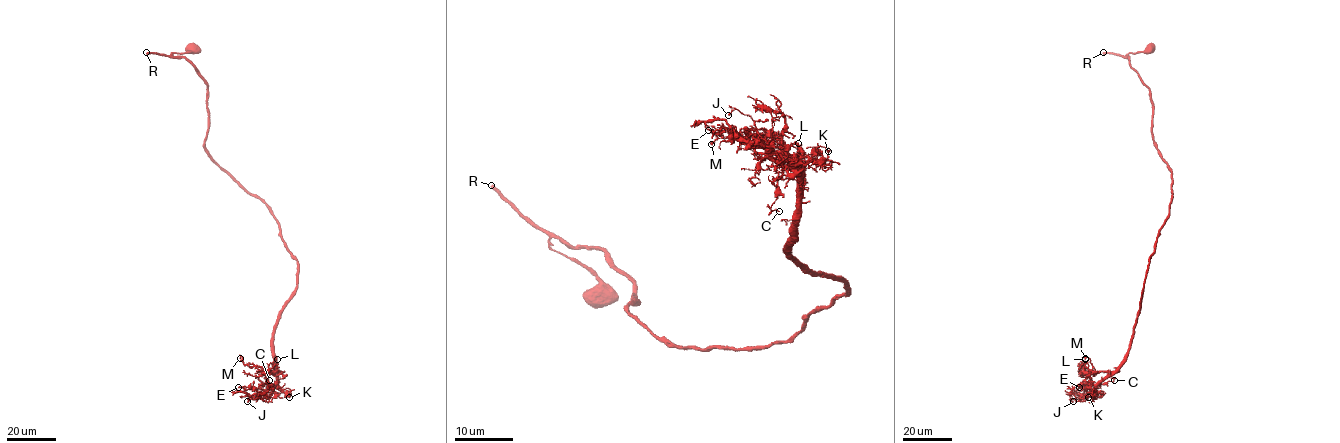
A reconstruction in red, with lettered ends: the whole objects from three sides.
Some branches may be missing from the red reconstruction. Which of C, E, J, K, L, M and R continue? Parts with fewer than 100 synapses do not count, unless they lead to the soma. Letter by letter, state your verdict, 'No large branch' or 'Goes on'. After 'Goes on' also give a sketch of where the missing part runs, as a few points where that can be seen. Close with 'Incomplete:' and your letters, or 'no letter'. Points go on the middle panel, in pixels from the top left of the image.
C: No large branch
E: No large branch
J: No large branch
K: No large branch
L: No large branch
M: No large branch
R: Goes on
Incomplete: R

